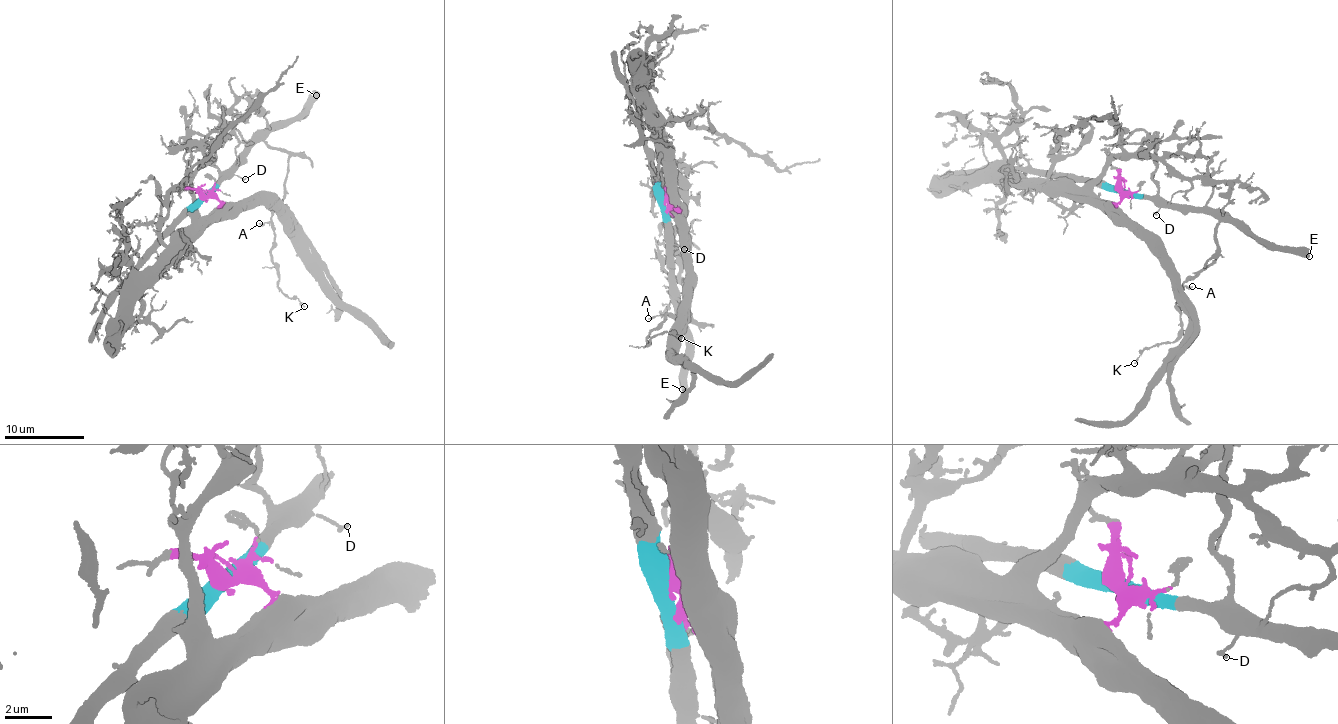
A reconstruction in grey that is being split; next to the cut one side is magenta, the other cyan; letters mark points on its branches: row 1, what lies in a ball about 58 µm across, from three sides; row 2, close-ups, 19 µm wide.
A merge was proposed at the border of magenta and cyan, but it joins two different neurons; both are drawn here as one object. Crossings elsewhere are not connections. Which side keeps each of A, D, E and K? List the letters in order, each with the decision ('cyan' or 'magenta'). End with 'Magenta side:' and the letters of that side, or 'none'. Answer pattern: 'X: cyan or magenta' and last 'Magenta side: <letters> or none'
A: cyan
D: cyan
E: cyan
K: cyan
Magenta side: none

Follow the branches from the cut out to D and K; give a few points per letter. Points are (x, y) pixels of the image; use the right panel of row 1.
D: (1121, 190), (1156, 201), (1160, 208), (1156, 215)
K: (1121, 190), (1214, 214), (1216, 223), (1215, 262), (1184, 284), (1177, 299), (1179, 336), (1142, 350), (1135, 364)

